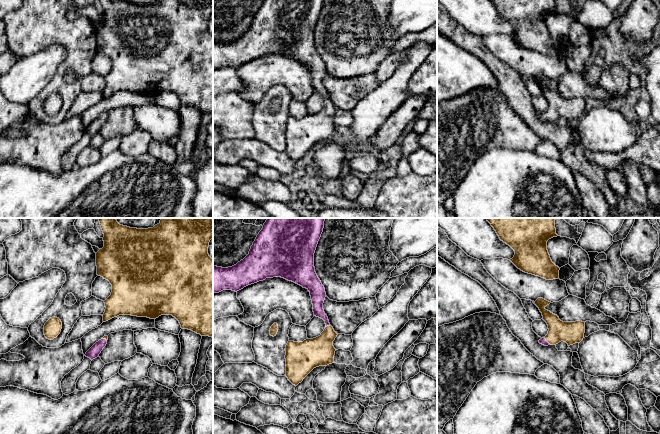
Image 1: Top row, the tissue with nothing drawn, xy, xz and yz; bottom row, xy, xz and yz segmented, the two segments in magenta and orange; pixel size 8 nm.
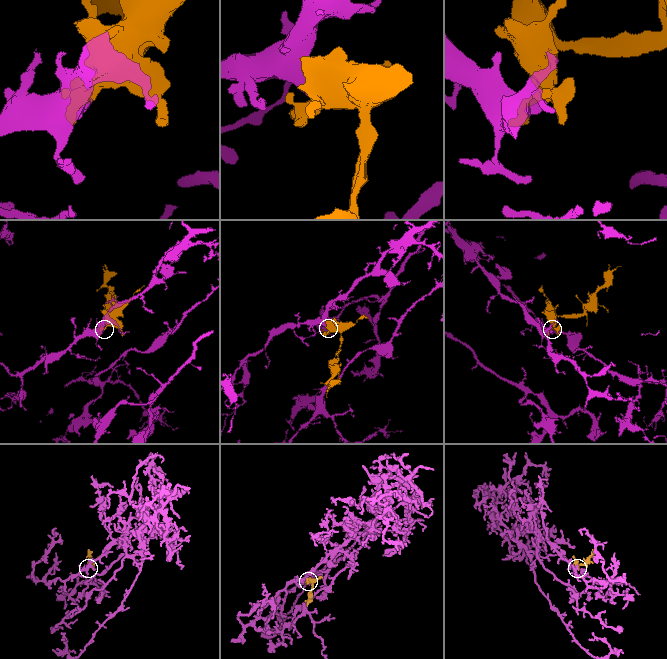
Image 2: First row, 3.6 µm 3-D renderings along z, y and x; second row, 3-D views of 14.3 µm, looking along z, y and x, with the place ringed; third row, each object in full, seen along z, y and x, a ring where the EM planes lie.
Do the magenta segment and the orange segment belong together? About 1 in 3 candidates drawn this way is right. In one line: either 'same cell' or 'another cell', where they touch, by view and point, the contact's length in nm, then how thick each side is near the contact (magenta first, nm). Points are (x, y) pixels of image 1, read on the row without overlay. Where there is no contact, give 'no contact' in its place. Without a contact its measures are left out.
same cell | xz (328, 101) | 40 nm | 110/240 nm

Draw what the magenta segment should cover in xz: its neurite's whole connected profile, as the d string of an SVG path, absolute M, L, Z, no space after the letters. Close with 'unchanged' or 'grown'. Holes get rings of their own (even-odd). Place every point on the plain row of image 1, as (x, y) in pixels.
M264 0L257 11L249 30L236 41L228 44L213 41L213 69L223 66L239 67L266 54L281 53L292 57L310 68L314 92L325 97L326 103L320 112L303 118L288 117L286 121L286 153L295 162L316 143L334 139L336 125L333 117L337 109L330 101L323 85L325 64L314 43L314 29L323 8L324 0Z | grown

